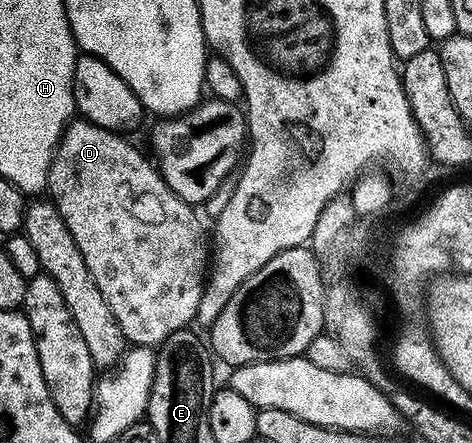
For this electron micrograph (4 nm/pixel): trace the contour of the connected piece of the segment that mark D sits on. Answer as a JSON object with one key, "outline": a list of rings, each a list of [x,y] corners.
{"outline":[[[72,119],[59,139],[59,145],[55,147],[55,157],[47,175],[46,191],[57,206],[65,226],[69,226],[69,234],[73,234],[73,242],[77,242],[77,250],[81,250],[85,266],[89,266],[89,274],[93,274],[93,282],[97,282],[97,290],[105,294],[105,302],[109,302],[109,310],[113,310],[113,318],[117,318],[124,338],[135,346],[158,346],[165,338],[169,338],[169,334],[188,327],[195,319],[197,306],[201,306],[201,294],[209,279],[209,236],[208,233],[207,236],[203,233],[203,224],[195,213],[198,211],[177,198],[177,194],[173,194],[173,190],[169,190],[164,182],[158,167],[150,159],[147,161],[127,140],[130,139],[126,135],[110,132],[88,120]]]}

